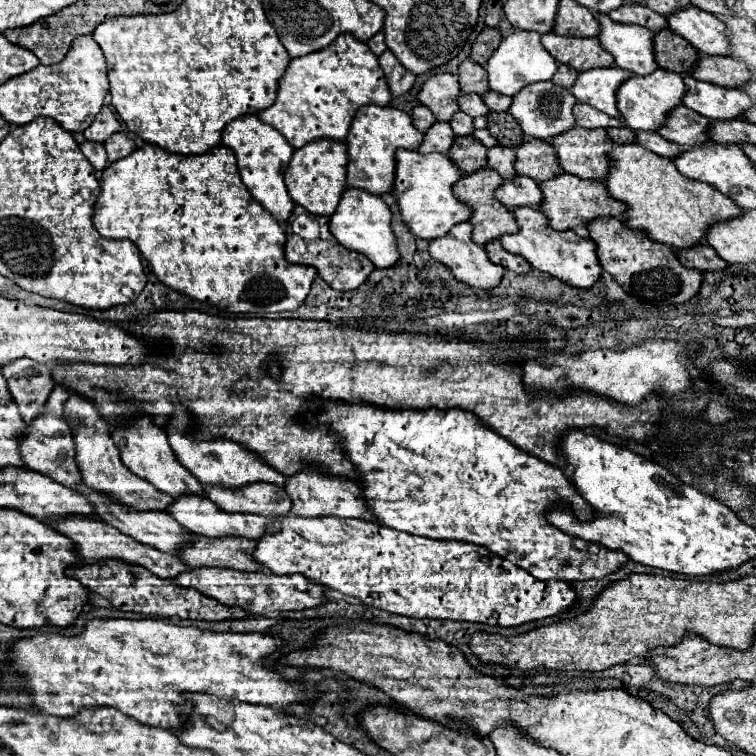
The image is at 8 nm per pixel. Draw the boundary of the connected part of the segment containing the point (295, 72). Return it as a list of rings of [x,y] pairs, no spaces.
[[[344,33],[328,47],[314,51],[312,55],[292,59],[280,79],[276,103],[260,111],[258,117],[278,129],[294,149],[300,149],[316,139],[344,141],[360,107],[370,103],[386,107],[390,99],[392,93],[384,71],[378,65],[378,57],[364,41],[358,41],[352,33]]]

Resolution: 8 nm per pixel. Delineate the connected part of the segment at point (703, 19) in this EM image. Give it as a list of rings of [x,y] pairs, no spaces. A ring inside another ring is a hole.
[[[692,5],[688,11],[672,15],[672,19],[668,19],[668,27],[702,55],[730,55],[726,25],[712,13],[700,11]]]

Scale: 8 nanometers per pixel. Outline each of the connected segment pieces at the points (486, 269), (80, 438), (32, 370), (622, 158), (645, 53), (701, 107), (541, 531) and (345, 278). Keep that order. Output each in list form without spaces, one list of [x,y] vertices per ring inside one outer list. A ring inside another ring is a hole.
[[[458,223],[456,227],[452,227],[452,231],[448,231],[448,235],[432,239],[430,255],[434,259],[438,259],[440,263],[444,263],[458,281],[462,281],[470,287],[476,287],[476,289],[492,289],[492,287],[500,285],[500,279],[504,275],[504,267],[494,265],[488,259],[484,247],[480,247],[472,241],[472,225],[470,223]]]
[[[70,393],[70,399],[64,403],[64,411],[68,411],[68,415],[76,415],[76,419],[78,417],[86,419],[84,425],[82,423],[76,425],[74,443],[76,443],[76,463],[82,471],[82,481],[90,489],[136,511],[166,511],[174,503],[170,495],[164,495],[162,491],[152,487],[148,481],[132,475],[132,471],[124,467],[120,459],[120,451],[116,449],[114,441],[108,435],[108,425],[104,423],[104,419],[100,419],[100,415],[96,415],[96,409],[92,407],[92,403],[88,403],[86,399],[80,399],[80,395]]]
[[[16,359],[16,363],[4,365],[2,371],[24,421],[32,423],[42,417],[44,405],[54,389],[54,379],[48,365],[32,359]]]
[[[638,143],[626,147],[614,145],[610,153],[606,187],[614,199],[620,199],[628,205],[628,227],[644,229],[648,237],[674,249],[694,247],[702,243],[704,235],[714,223],[742,215],[742,209],[732,199],[706,183],[684,177],[672,159],[660,157]]]
[[[608,15],[598,17],[600,23],[600,43],[612,53],[620,69],[632,71],[636,75],[650,75],[658,69],[654,59],[654,33],[644,27],[612,23]]]
[[[690,75],[684,77],[686,95],[684,105],[712,121],[740,119],[748,109],[754,107],[752,99],[740,89],[726,89],[714,83],[698,81]]]
[[[338,401],[326,403],[326,409],[318,411],[318,417],[314,415],[314,419],[340,437],[348,459],[362,475],[368,505],[380,525],[428,539],[446,537],[482,545],[488,551],[522,567],[536,579],[564,579],[568,583],[602,579],[630,561],[624,553],[608,551],[606,547],[598,547],[598,553],[590,553],[588,541],[566,535],[558,527],[552,527],[546,515],[554,505],[582,503],[582,521],[592,521],[594,509],[584,501],[584,497],[580,497],[560,467],[544,463],[542,459],[512,447],[512,443],[484,427],[472,413],[464,413],[462,409],[388,411],[374,405],[348,405]]]
[[[318,217],[318,223],[320,223],[320,237],[314,239],[314,241],[306,241],[298,235],[294,235],[290,229],[286,231],[288,233],[288,241],[286,241],[286,259],[290,263],[304,263],[304,265],[312,265],[316,267],[318,275],[336,291],[352,291],[352,289],[358,289],[366,279],[368,275],[374,271],[374,263],[356,253],[356,251],[348,251],[346,247],[340,247],[340,243],[336,243],[334,235],[330,233],[328,229],[328,217]]]

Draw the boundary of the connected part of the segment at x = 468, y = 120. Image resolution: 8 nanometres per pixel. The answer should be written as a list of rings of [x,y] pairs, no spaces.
[[[458,111],[450,123],[452,123],[452,129],[456,135],[472,135],[474,133],[474,119],[462,111]]]

